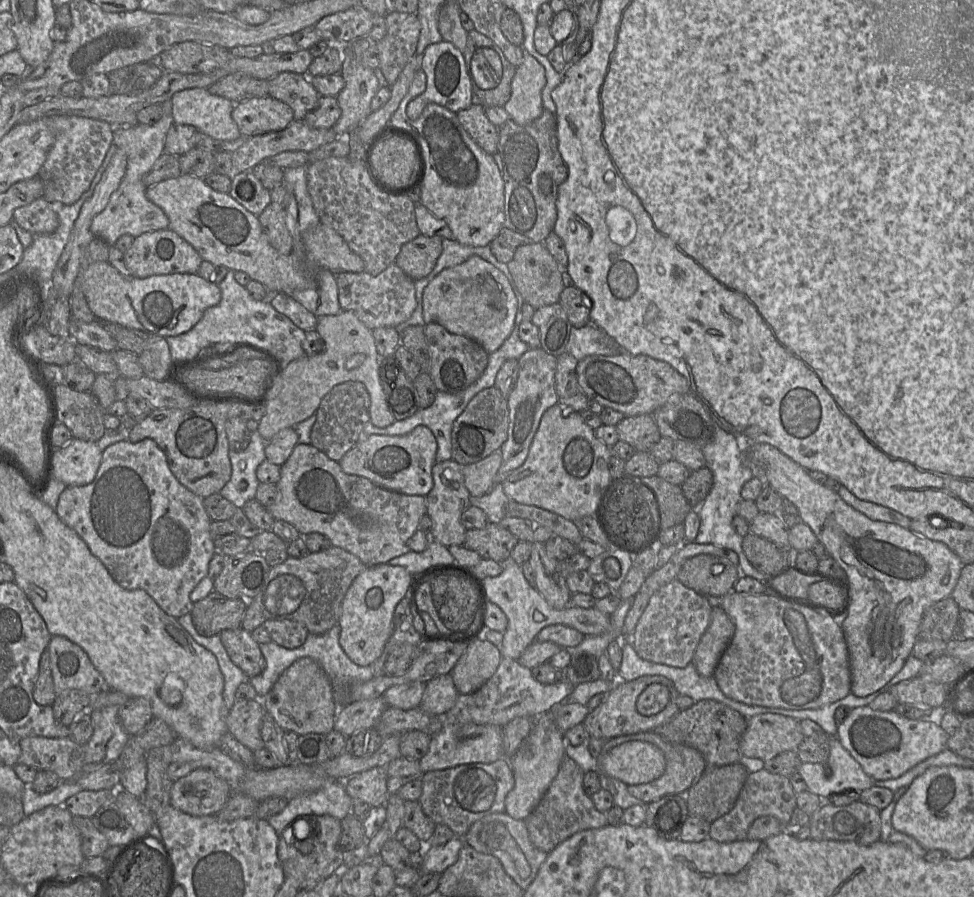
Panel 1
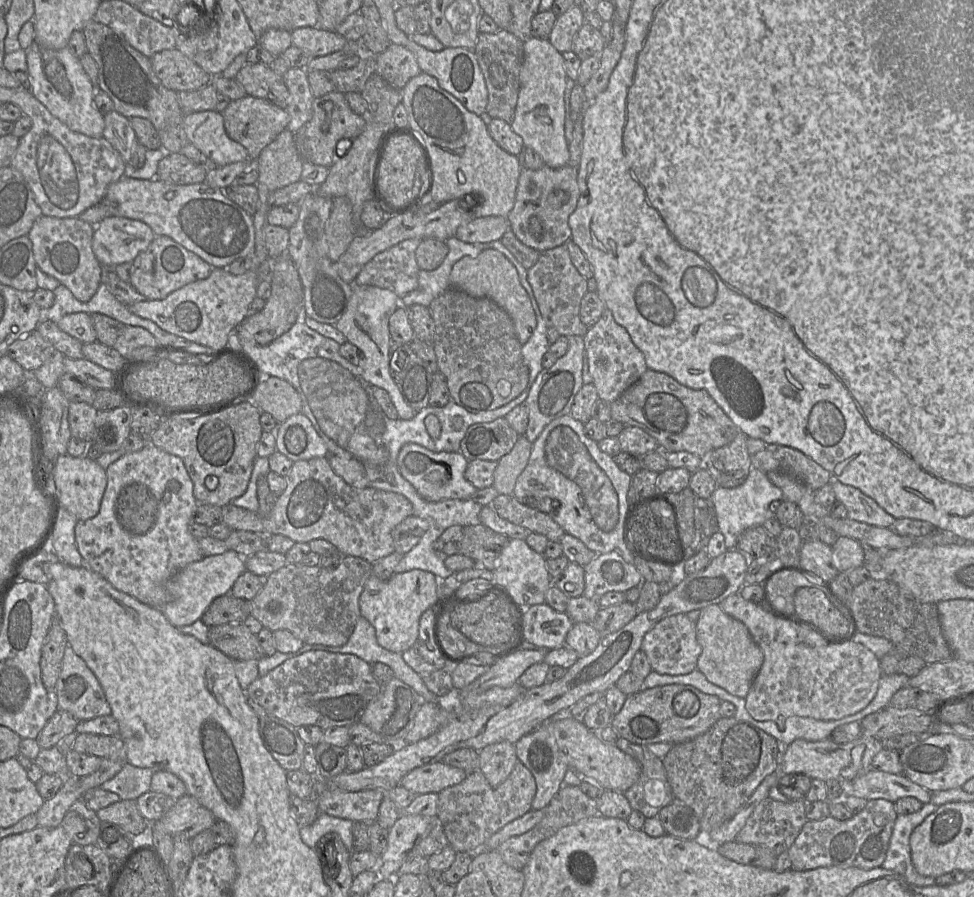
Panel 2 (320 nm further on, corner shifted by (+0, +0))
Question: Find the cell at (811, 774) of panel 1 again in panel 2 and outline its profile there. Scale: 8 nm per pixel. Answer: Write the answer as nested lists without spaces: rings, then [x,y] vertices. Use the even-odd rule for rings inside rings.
[[[871,769],[849,783],[840,783],[845,795],[854,795],[869,800],[883,799],[893,804],[900,798],[912,797],[923,805],[930,803],[931,793],[913,783],[903,774],[896,775]]]

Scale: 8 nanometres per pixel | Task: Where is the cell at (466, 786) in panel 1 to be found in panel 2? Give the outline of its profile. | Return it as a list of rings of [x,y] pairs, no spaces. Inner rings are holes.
[[[520,761],[508,778],[496,787],[488,783],[479,769],[468,774],[459,784],[438,793],[436,820],[442,826],[449,846],[456,852],[476,853],[494,833],[532,809],[535,793],[535,778]]]

